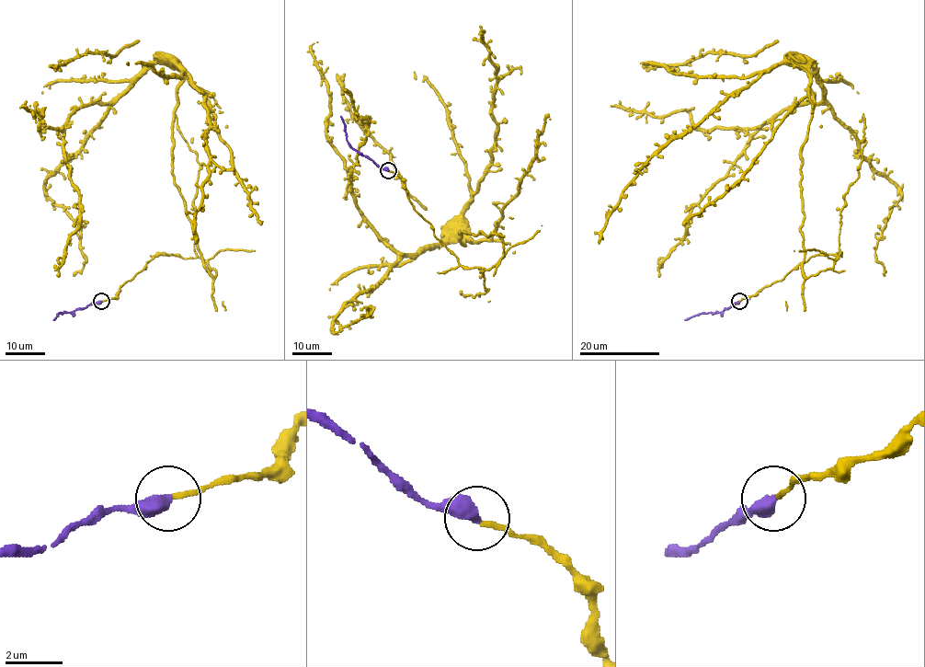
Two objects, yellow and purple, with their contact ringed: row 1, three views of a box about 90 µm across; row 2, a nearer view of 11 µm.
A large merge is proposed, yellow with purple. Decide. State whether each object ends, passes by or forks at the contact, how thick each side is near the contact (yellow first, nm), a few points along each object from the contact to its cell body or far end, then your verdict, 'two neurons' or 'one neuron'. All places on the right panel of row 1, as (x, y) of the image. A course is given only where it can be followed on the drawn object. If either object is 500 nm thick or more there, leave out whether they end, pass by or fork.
160 nm thick on the yellow side, 500 nm on the other; yellow runs (739, 302), (811, 257), (838, 258), (802, 270), (810, 63), (822, 98), (751, 137), (659, 277); purple runs (739, 302), (721, 313), (701, 314), (684, 319); one neuron

